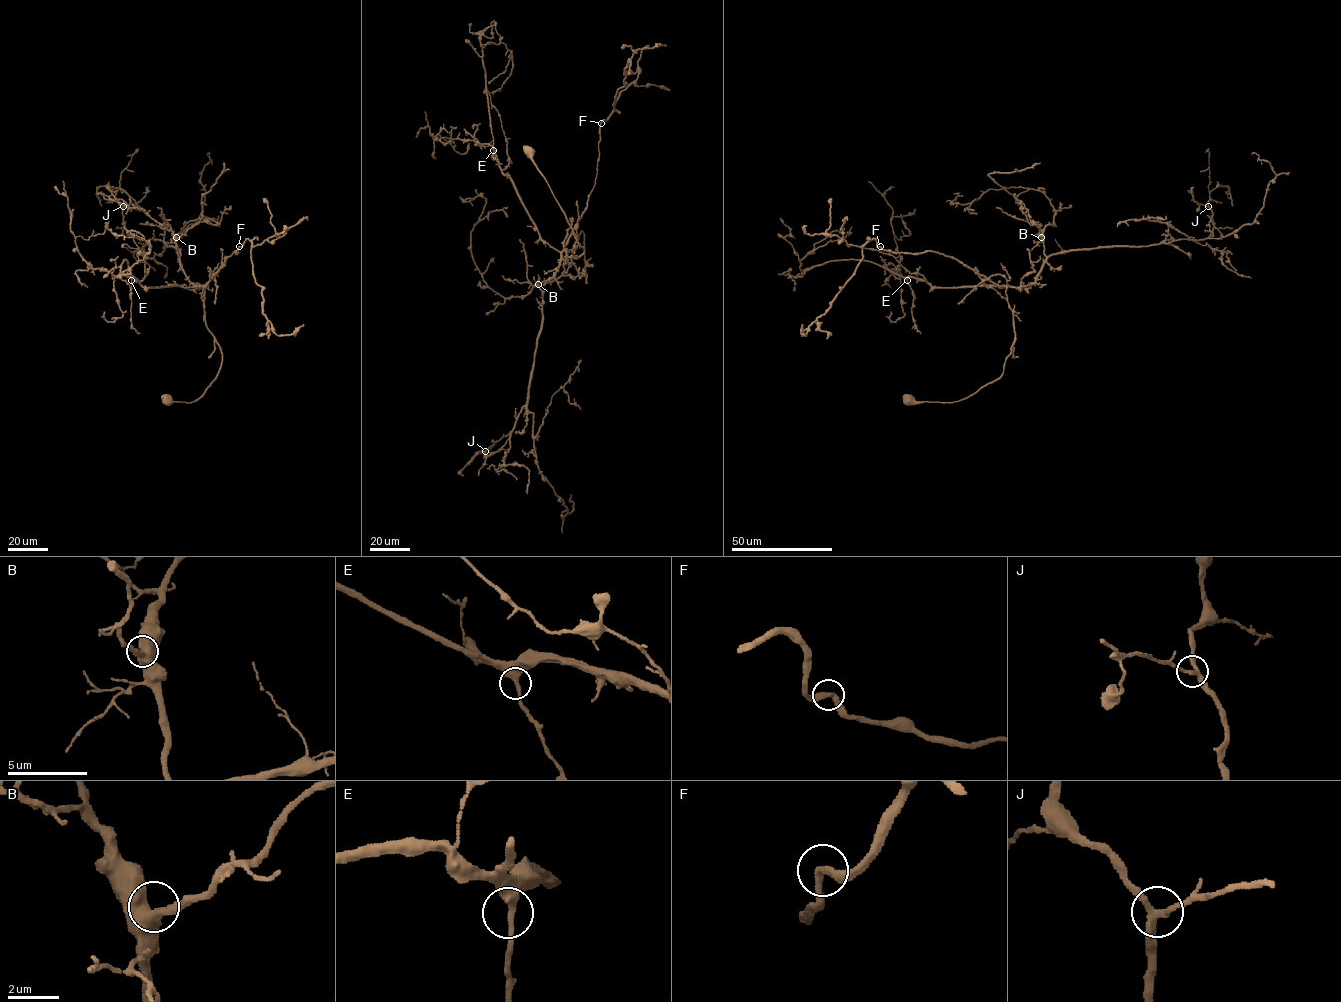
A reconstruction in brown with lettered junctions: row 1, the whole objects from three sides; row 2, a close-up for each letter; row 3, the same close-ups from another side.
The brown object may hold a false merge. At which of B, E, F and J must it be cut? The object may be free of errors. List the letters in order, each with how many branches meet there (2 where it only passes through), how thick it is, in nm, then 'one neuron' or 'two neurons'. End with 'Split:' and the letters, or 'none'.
B: 2 | 500 nm | one neuron
E: 2 | 400 nm | one neuron
F: 2 | 300 nm | one neuron
J: 3 | 260 nm | one neuron
Split: none

